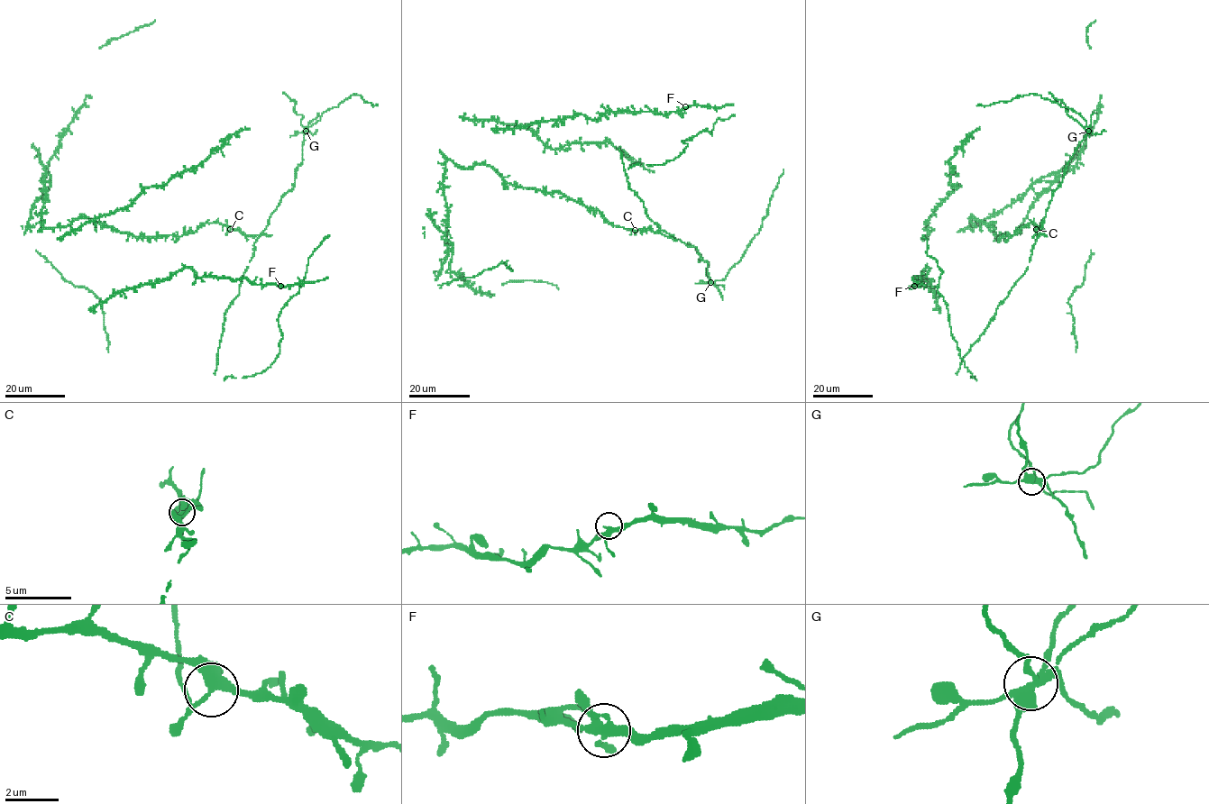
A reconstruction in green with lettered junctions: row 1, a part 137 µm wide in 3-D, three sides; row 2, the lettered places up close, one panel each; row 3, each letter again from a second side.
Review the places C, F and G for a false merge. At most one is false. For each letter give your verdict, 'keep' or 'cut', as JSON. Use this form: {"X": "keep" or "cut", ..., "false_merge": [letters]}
{"C": "keep", "F": "keep", "G": "cut", "false_merge": ["G"]}

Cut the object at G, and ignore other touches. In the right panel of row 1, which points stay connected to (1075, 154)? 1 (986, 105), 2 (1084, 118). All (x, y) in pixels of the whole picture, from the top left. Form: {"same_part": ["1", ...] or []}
{"same_part": []}

